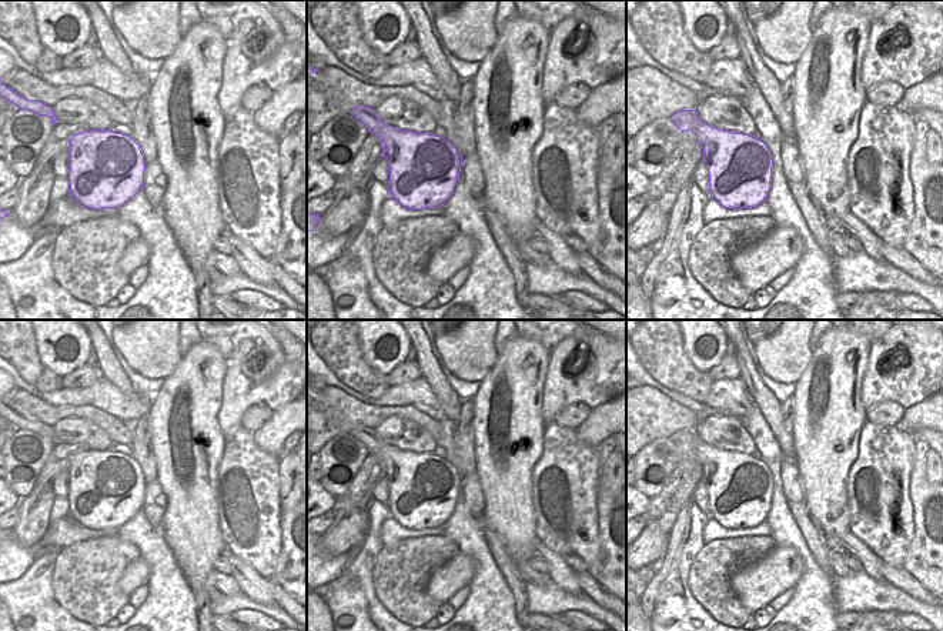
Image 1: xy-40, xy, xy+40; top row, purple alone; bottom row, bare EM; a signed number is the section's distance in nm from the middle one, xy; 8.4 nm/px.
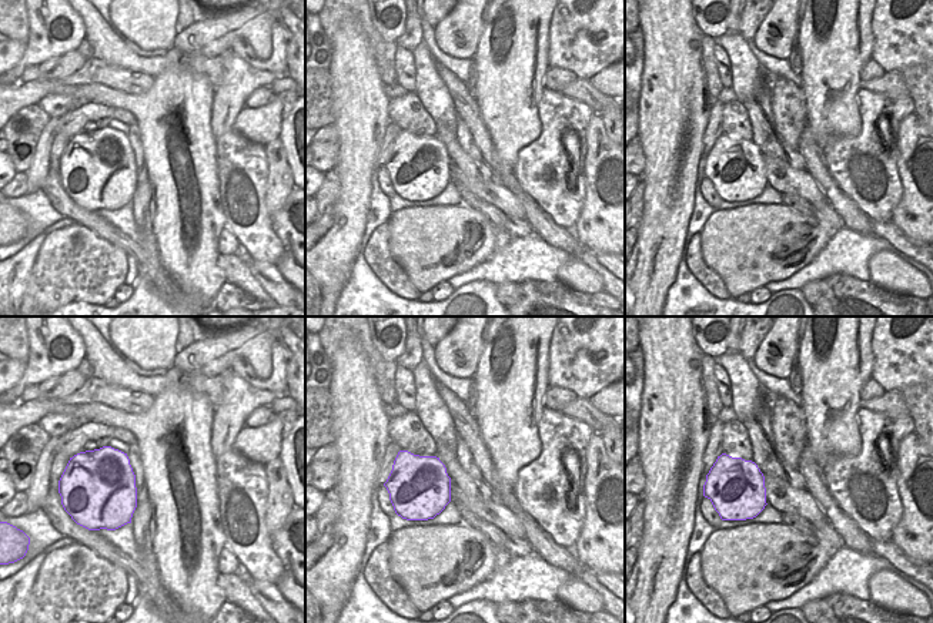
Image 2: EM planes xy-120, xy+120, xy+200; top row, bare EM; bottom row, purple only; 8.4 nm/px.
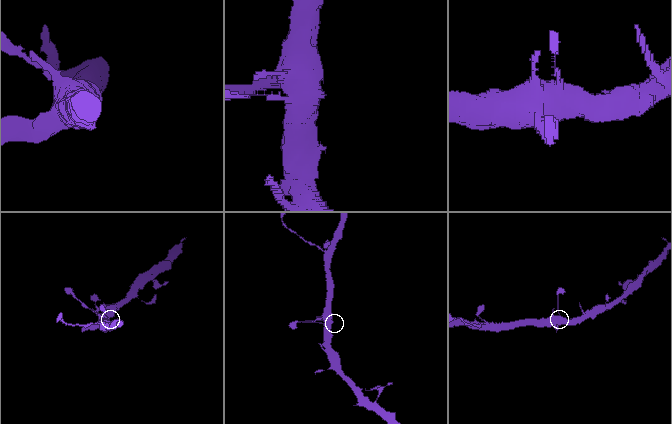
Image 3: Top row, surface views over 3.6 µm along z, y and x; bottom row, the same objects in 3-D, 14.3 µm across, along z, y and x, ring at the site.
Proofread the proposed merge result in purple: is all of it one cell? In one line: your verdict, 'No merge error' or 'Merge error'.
No merge error

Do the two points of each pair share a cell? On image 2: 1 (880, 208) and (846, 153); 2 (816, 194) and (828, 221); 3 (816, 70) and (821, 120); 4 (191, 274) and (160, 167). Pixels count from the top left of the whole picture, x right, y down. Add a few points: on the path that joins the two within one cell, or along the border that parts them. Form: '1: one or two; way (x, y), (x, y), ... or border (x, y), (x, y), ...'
1: one; way (865, 200), (856, 193), (853, 177), (846, 168)
2: two; border (825, 198), (812, 206)
3: one; way (821, 83), (821, 107)
4: one; way (180, 247), (174, 194)

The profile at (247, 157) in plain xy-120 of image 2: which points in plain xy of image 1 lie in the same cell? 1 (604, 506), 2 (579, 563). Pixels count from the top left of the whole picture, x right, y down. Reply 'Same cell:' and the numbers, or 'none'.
Same cell: 2

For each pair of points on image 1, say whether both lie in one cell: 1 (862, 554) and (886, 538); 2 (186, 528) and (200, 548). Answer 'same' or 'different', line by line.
1: different
2: same

